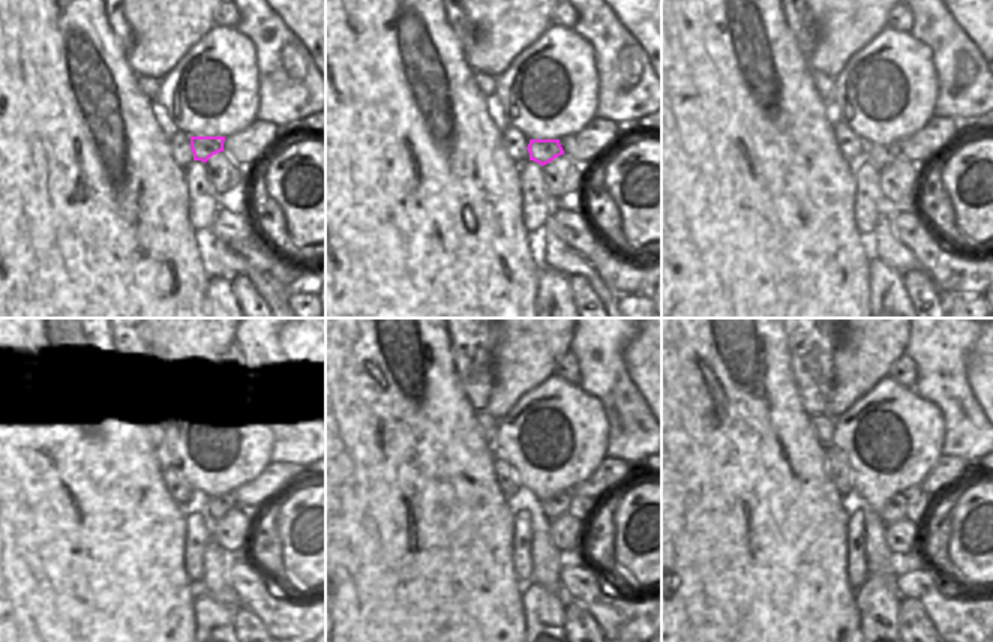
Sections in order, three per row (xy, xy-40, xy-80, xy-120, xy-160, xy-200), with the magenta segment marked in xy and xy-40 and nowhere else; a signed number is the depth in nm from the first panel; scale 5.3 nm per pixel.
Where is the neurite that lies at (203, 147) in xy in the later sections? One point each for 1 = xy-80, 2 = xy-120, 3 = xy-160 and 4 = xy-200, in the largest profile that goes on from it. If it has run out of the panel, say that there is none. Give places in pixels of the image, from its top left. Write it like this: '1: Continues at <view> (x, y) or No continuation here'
1: Continues at xy-80 (879, 155)
2: Continues at xy-120 (218, 506)
3: Continues at xy-160 (554, 507)
4: Continues at xy-200 (894, 510)

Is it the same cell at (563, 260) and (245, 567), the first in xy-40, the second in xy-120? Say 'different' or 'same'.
different

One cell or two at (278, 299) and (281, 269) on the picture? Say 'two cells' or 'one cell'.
two cells

